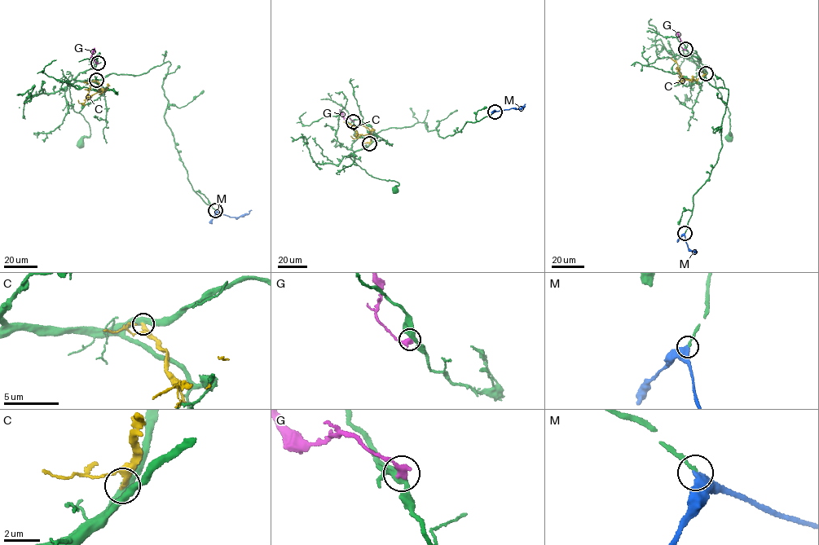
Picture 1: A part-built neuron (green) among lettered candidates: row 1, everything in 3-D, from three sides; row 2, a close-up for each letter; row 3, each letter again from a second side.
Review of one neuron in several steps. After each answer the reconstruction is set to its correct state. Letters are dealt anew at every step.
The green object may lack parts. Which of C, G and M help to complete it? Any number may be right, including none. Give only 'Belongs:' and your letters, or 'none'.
Belongs: M

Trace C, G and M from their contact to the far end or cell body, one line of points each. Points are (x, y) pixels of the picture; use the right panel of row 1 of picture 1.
C: (706, 73), (697, 80), (683, 78), (677, 65), (671, 58)
G: (685, 49), (680, 46), (680, 37), (674, 30)
M: (684, 233), (689, 248), (696, 252), (695, 250)

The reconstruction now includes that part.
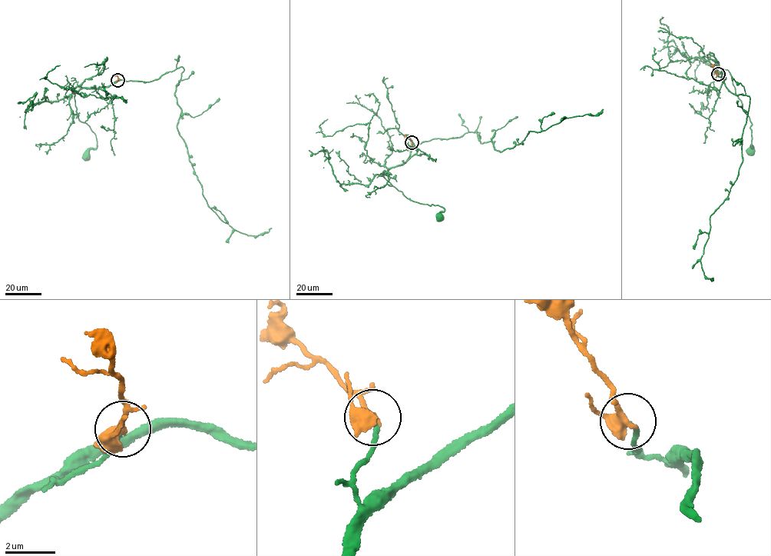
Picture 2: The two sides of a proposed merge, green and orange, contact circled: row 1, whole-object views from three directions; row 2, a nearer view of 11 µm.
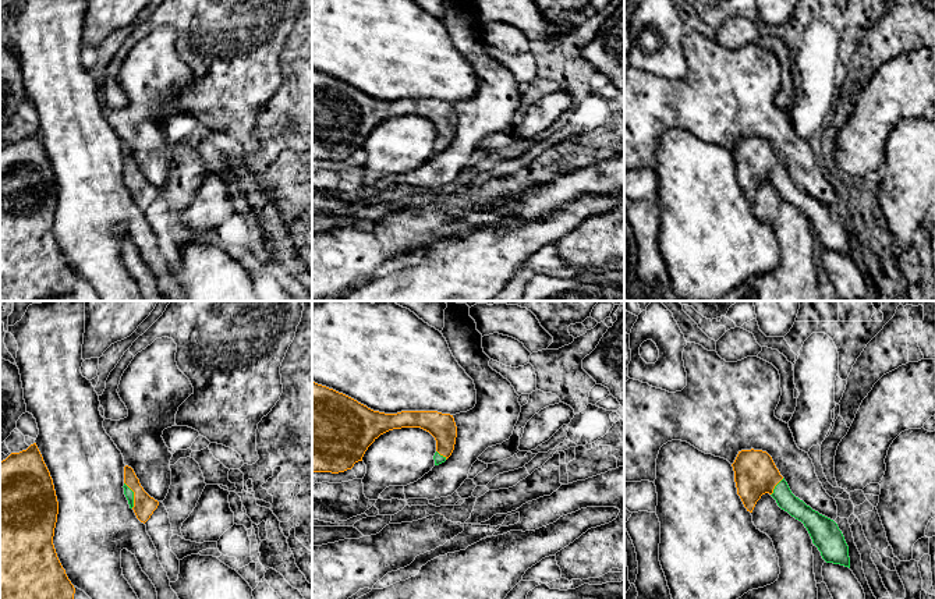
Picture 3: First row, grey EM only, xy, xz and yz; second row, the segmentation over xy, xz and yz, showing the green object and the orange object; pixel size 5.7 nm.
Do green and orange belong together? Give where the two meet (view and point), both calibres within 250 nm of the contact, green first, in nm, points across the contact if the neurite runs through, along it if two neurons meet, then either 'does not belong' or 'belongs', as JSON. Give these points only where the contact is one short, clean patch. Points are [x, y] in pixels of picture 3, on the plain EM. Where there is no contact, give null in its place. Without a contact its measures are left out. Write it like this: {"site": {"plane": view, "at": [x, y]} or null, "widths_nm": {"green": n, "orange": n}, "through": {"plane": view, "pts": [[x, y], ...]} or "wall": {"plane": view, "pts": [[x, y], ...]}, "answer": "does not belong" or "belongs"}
{"site": {"plane": "xy", "at": [133, 183]}, "widths_nm": {"green": 50, "orange": 130}, "answer": "belongs"}

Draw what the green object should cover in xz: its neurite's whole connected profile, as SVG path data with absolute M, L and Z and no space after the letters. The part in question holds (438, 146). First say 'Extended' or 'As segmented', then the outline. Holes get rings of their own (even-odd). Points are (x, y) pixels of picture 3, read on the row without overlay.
Extended. M312 70L312 160L351 157L380 123L401 116L421 116L435 125L435 153L445 150L454 138L457 114L450 102L385 102Z

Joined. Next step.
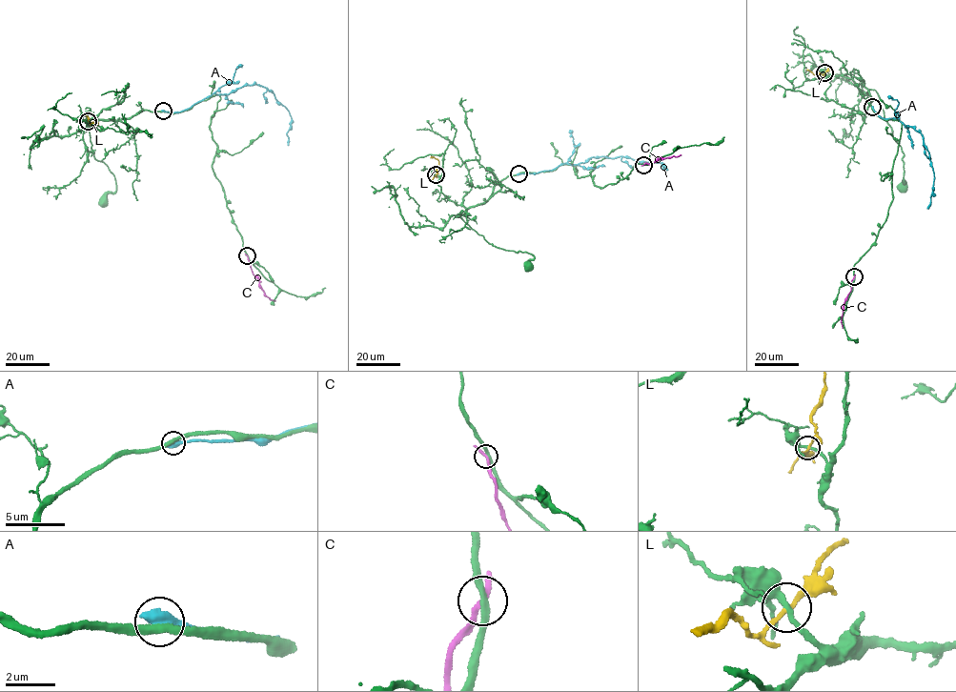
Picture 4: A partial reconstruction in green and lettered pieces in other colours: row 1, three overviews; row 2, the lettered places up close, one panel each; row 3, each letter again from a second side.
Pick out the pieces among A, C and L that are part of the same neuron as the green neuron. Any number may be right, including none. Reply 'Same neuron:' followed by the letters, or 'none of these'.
Same neuron: none of these

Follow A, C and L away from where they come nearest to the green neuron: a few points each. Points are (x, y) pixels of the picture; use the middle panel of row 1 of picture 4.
A: (518, 173), (550, 171), (565, 163), (575, 165), (604, 156), (661, 163), (662, 168), (667, 169)
C: (643, 164), (681, 154)
L: (436, 174), (438, 161), (430, 157)

